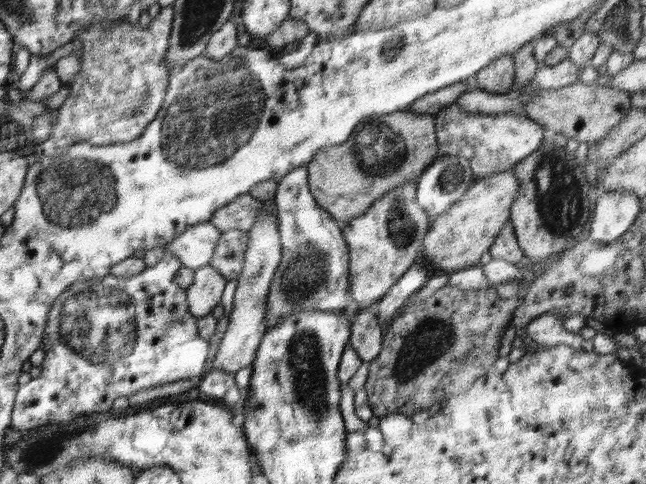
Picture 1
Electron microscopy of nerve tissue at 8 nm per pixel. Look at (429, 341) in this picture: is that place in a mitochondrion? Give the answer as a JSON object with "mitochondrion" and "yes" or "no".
{"mitochondrion":"yes"}

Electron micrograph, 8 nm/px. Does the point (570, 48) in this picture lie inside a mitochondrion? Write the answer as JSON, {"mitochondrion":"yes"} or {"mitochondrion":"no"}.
{"mitochondrion":"no"}

